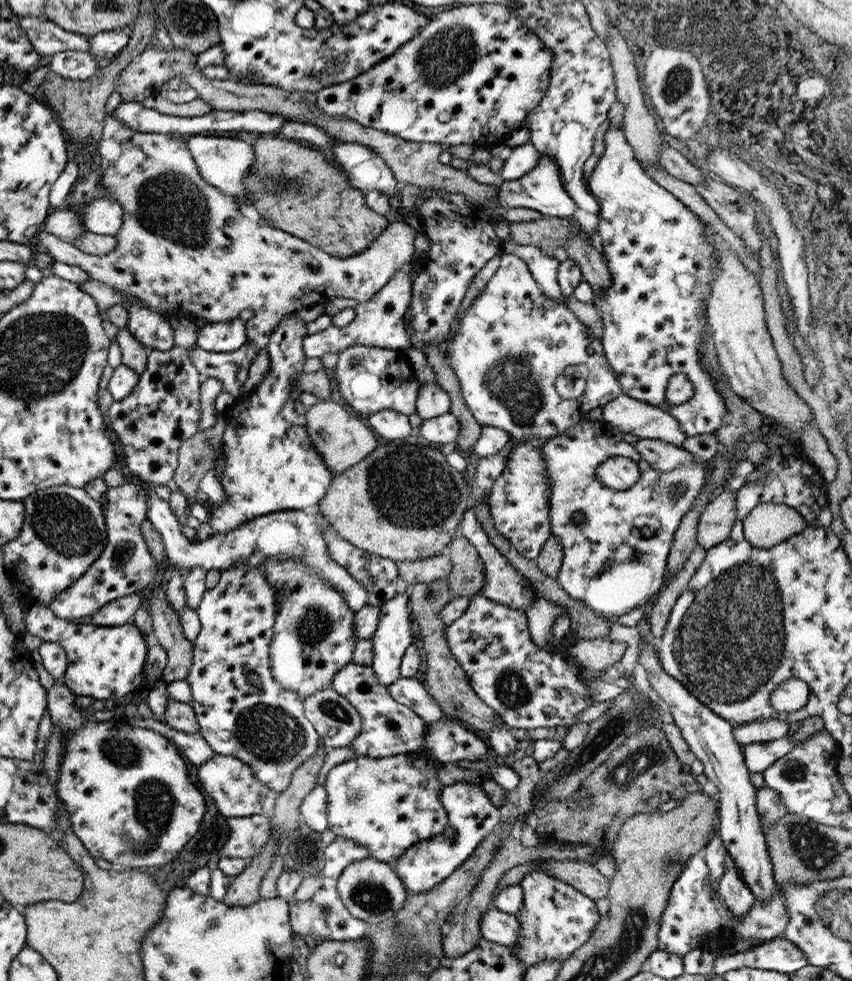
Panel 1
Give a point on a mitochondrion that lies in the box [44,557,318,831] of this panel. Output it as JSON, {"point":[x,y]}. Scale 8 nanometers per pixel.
{"point":[270,733]}

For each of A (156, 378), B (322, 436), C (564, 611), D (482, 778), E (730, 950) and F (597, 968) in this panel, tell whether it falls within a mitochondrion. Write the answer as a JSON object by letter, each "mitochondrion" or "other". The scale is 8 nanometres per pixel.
{"A":"other","B":"mitochondrion","C":"other","D":"other","E":"other","F":"mitochondrion"}

